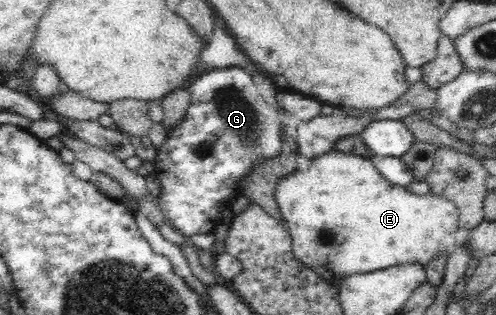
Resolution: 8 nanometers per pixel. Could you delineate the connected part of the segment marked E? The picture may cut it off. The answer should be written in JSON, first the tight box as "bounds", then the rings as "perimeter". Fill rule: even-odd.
{"bounds":[275,150,462,284],"perimeter":[[[336,150],[311,159],[307,170],[296,170],[275,188],[275,202],[292,235],[292,253],[326,281],[337,284],[345,276],[375,274],[396,264],[426,266],[434,256],[452,254],[460,244],[458,218],[462,211],[444,196],[414,194],[407,187],[393,186],[372,164],[372,159]]]}

